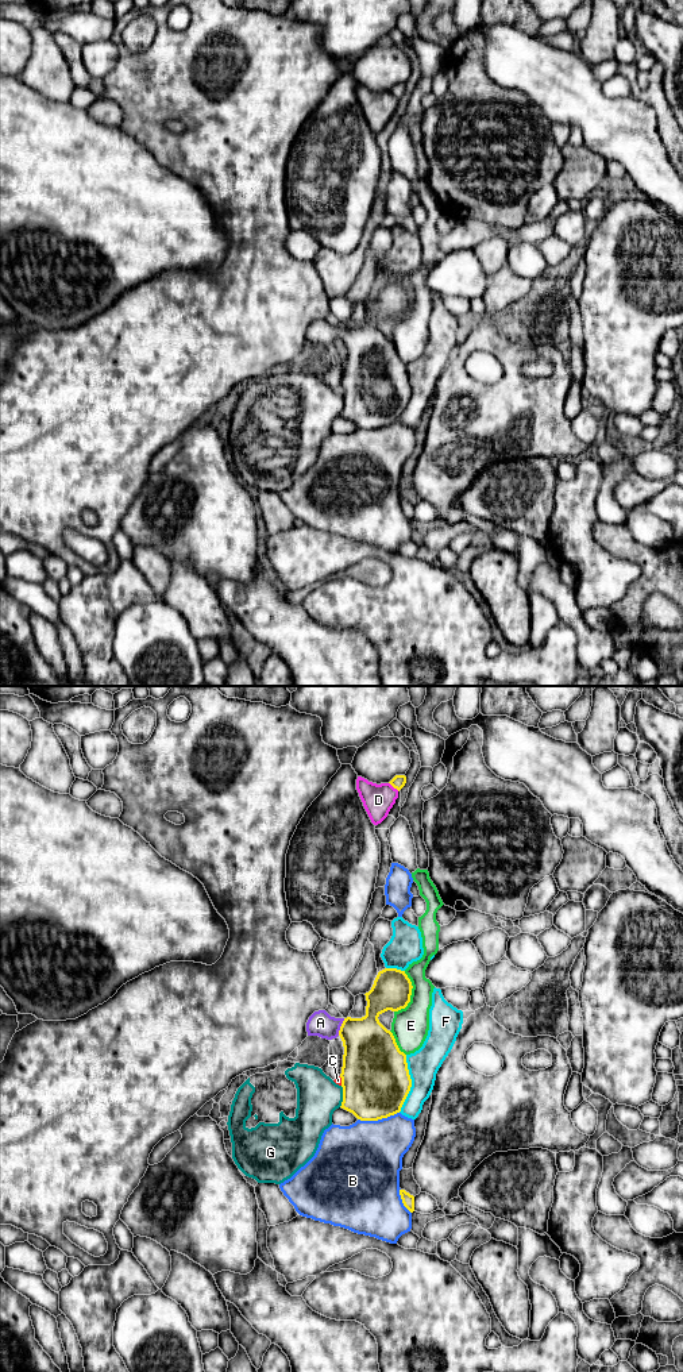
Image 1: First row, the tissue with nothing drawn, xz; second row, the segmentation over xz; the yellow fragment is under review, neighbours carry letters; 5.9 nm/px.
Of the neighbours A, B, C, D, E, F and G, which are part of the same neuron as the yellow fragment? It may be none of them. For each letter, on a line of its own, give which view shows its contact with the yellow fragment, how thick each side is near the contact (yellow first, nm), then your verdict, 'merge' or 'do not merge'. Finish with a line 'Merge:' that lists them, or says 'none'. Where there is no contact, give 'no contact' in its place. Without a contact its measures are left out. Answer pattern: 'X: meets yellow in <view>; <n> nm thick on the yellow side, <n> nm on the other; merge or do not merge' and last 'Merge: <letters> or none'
A: meets yellow in xz; 320 nm thick on the yellow side, 150 nm on the other; merge
B: meets yellow in xz; 400 nm thick on the yellow side, 440 nm on the other; do not merge
C: meets yellow in xz; 400 nm thick on the yellow side, 40 nm on the other; do not merge
D: meets yellow in xz; 80 nm thick on the yellow side, 180 nm on the other; do not merge
E: meets yellow in xz; 240 nm thick on the yellow side, 220 nm on the other; do not merge
F: meets yellow in xz; 400 nm thick on the yellow side, 180 nm on the other; do not merge
G: meets yellow in xz; 400 nm thick on the yellow side, 260 nm on the other; do not merge
Merge: A

